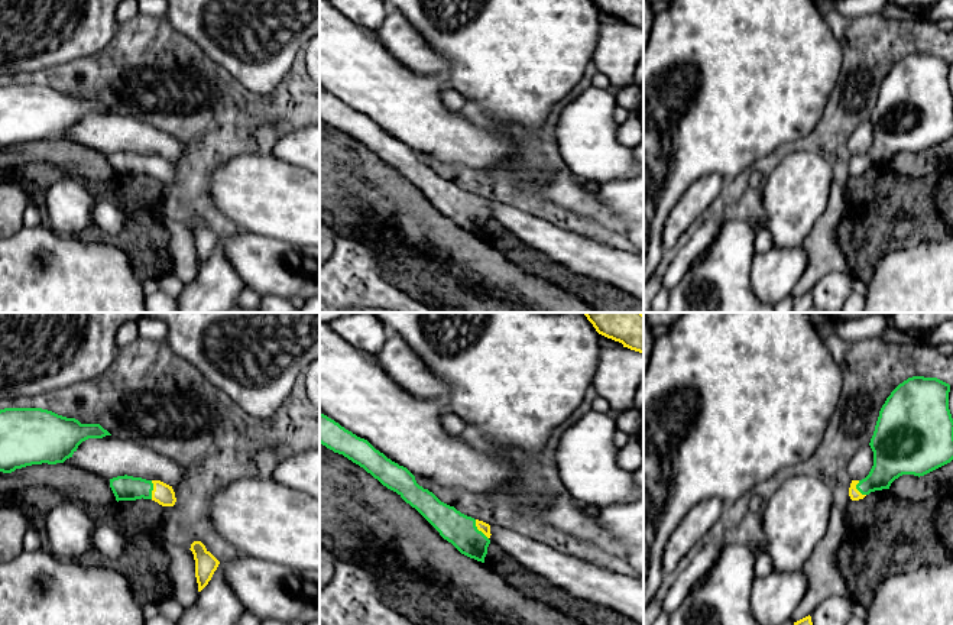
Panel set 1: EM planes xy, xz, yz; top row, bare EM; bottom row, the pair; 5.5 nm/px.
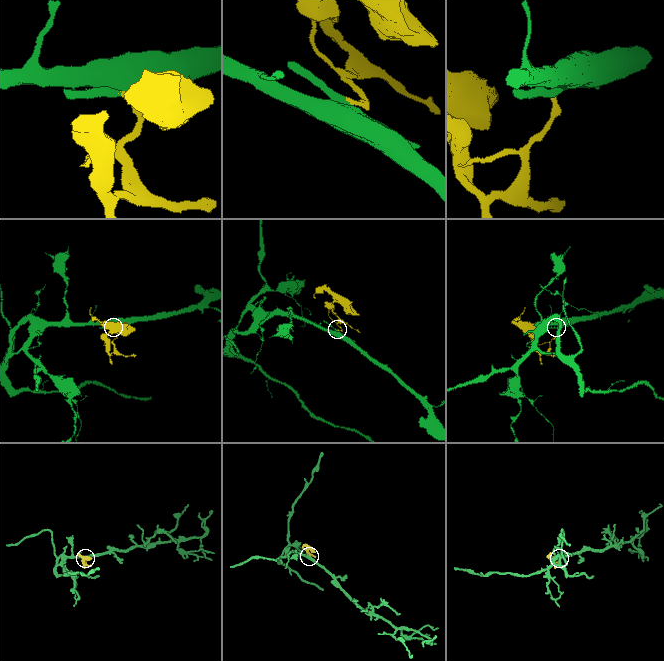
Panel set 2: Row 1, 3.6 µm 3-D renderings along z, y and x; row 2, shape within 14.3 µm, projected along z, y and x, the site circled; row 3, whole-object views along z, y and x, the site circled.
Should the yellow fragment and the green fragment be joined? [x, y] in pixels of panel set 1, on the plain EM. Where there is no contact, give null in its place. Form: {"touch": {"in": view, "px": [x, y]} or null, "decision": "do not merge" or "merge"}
{"touch": {"in": "xz", "px": [479, 206]}, "decision": "merge"}

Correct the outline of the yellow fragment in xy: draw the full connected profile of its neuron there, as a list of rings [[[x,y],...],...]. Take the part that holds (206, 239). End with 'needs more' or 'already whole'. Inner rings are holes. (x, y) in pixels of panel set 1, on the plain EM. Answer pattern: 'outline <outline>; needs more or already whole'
outline [[[194,217],[189,224],[195,236],[195,253],[198,259],[198,268],[201,268],[211,256],[220,237],[205,224],[201,217]]]; already whole

